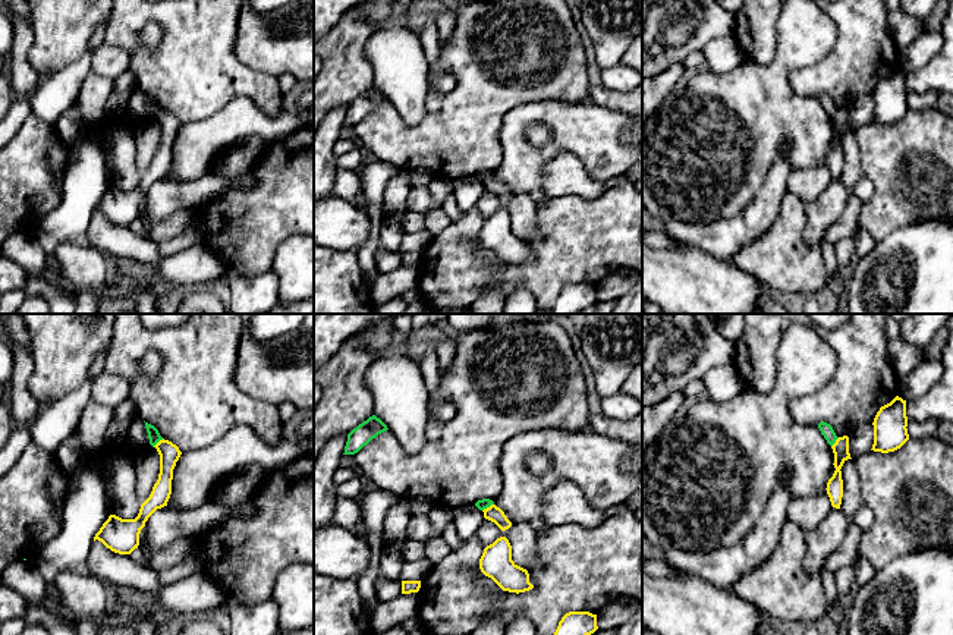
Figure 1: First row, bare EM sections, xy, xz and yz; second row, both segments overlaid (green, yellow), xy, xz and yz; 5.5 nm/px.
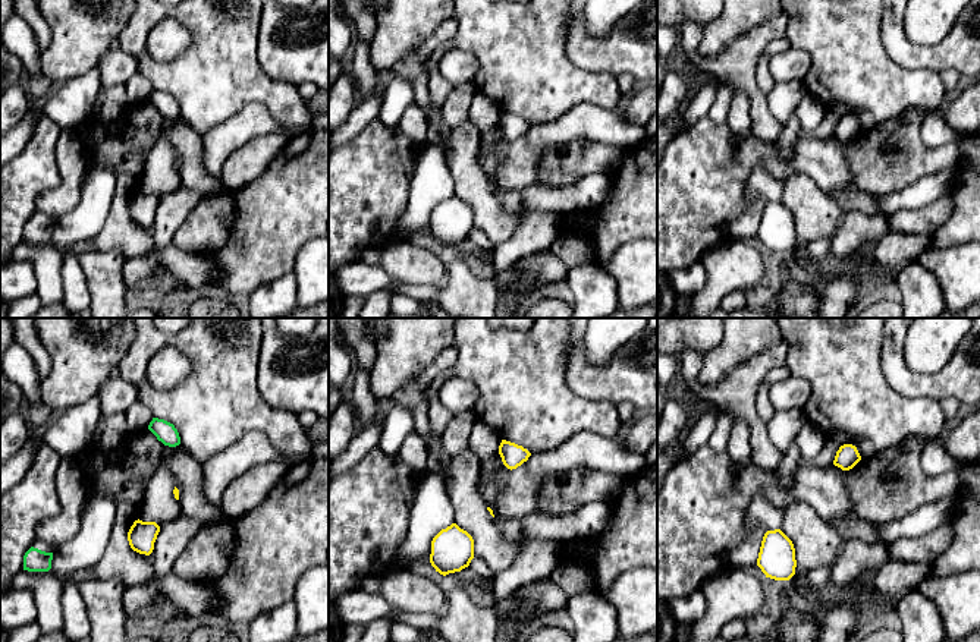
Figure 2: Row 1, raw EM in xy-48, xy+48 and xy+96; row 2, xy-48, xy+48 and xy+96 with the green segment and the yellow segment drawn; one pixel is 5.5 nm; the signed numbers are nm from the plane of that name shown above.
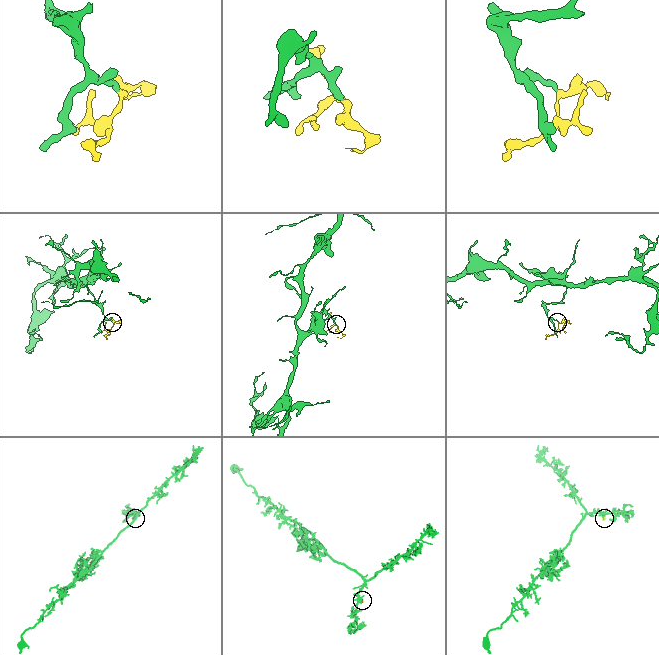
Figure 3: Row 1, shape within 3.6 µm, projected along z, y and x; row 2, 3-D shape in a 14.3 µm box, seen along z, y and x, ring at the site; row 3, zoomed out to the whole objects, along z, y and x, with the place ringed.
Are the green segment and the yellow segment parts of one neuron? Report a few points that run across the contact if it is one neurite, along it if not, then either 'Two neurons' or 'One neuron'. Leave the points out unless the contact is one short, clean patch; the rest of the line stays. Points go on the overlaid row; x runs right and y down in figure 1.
Line: xz (493, 503), (483, 511). Two neurons

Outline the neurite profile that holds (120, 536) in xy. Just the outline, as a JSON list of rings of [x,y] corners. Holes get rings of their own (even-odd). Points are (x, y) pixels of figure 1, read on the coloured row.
[[[160,440],[154,446],[160,455],[160,474],[150,497],[141,504],[135,519],[122,519],[110,515],[95,534],[94,541],[101,541],[107,548],[119,554],[130,554],[139,546],[139,534],[148,518],[167,506],[172,494],[173,469],[182,452],[169,440]]]

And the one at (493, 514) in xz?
[[[491,504],[482,512],[484,512],[484,518],[494,522],[501,531],[506,531],[512,526],[512,522],[507,519],[504,512],[496,504]]]

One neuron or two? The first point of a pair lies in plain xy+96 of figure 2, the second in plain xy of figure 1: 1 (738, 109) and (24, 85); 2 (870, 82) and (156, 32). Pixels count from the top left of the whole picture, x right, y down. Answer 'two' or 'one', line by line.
1: two
2: two

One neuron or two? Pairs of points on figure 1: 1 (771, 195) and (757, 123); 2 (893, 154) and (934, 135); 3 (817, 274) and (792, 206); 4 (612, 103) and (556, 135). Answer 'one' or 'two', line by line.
1: two
2: one
3: one
4: two

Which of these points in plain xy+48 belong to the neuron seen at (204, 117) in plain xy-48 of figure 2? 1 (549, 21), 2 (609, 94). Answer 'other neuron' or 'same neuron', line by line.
1: same neuron
2: same neuron

